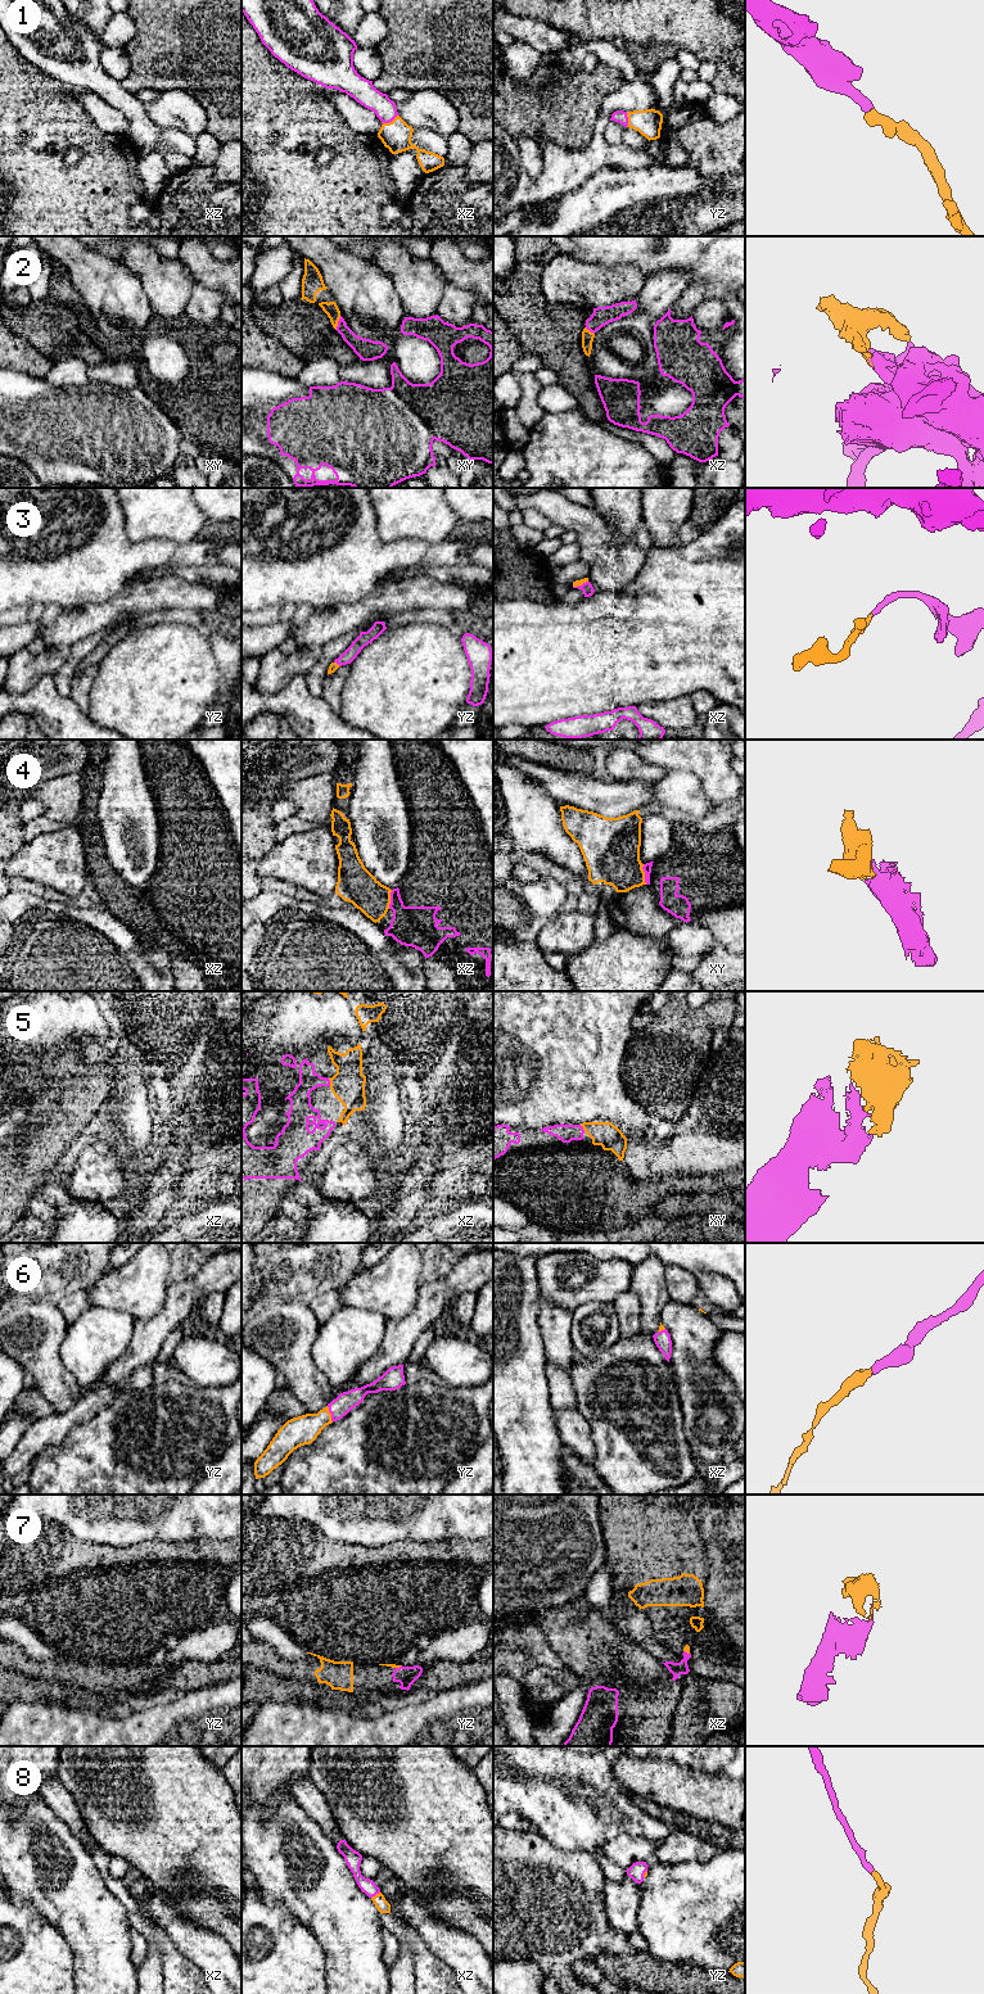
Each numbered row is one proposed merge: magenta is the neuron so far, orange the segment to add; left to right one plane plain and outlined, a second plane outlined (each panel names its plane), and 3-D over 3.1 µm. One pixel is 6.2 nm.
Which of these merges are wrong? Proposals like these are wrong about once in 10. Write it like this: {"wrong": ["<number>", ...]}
{"wrong": []}

